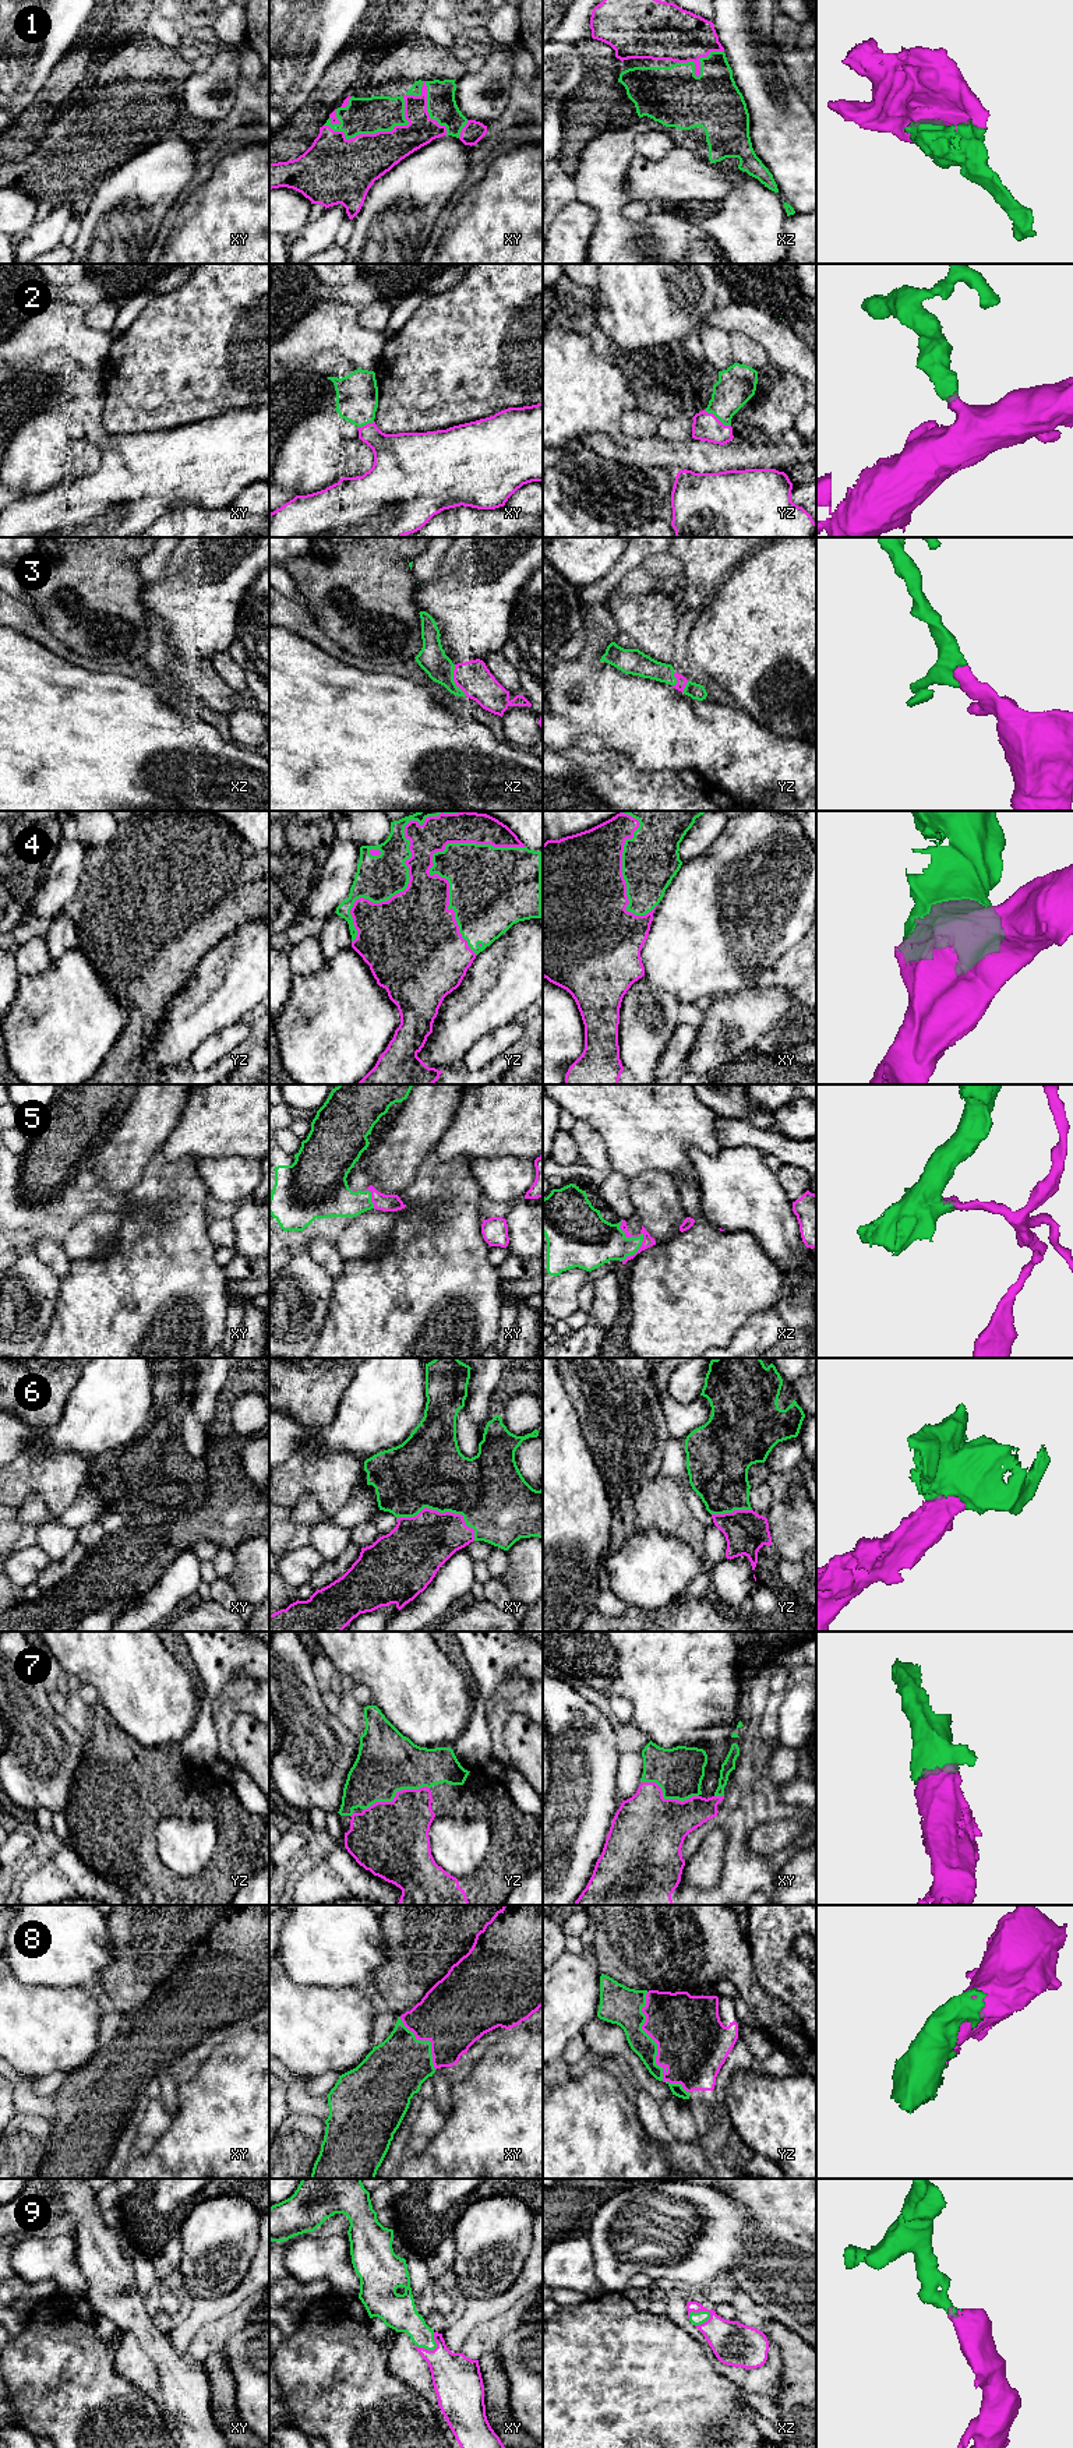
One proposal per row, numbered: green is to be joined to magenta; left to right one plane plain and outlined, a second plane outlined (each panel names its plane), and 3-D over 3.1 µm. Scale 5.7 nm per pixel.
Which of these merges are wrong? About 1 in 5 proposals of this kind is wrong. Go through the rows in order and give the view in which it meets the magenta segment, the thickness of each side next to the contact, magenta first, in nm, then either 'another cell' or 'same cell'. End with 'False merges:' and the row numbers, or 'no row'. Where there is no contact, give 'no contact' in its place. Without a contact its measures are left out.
1: xy | 300/200 nm | same cell
2: yz | 160/220 nm | same cell
3: xz | 200/160 nm | same cell
4: yz | 340/260 nm | same cell
5: xz | 60/260 nm | another cell
6: xy | 360/400 nm | same cell
7: yz | 440/360 nm | same cell
8: yz | 400/160 nm | same cell
9: xz | 240/80 nm | same cell
False merges: 5

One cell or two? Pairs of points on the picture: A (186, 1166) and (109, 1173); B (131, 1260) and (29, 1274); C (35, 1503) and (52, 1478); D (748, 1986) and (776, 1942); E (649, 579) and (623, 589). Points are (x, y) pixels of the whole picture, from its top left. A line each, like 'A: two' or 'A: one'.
A: two
B: two
C: two
D: two
E: one

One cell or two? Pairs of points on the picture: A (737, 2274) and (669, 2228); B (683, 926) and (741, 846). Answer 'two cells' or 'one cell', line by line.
A: two cells
B: one cell

